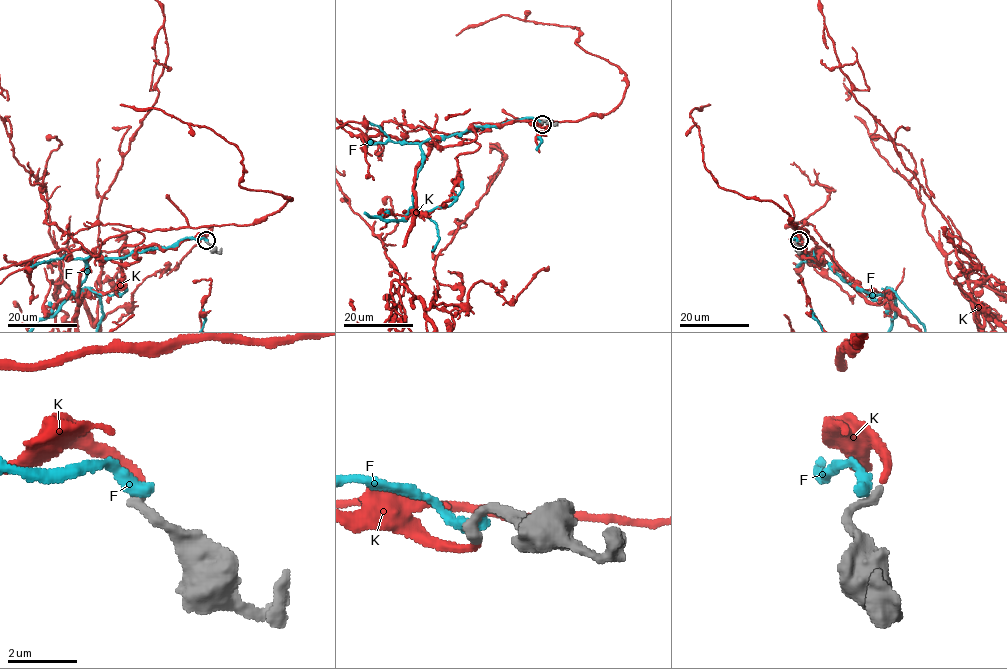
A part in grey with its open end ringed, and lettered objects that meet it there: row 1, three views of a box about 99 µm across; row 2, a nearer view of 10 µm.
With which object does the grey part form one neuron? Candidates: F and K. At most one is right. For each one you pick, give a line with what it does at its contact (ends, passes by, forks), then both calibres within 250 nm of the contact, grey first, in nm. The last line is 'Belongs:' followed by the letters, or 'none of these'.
K: it ends there; 320 nm thick on the grey side, 240 nm on the other
Belongs: K

